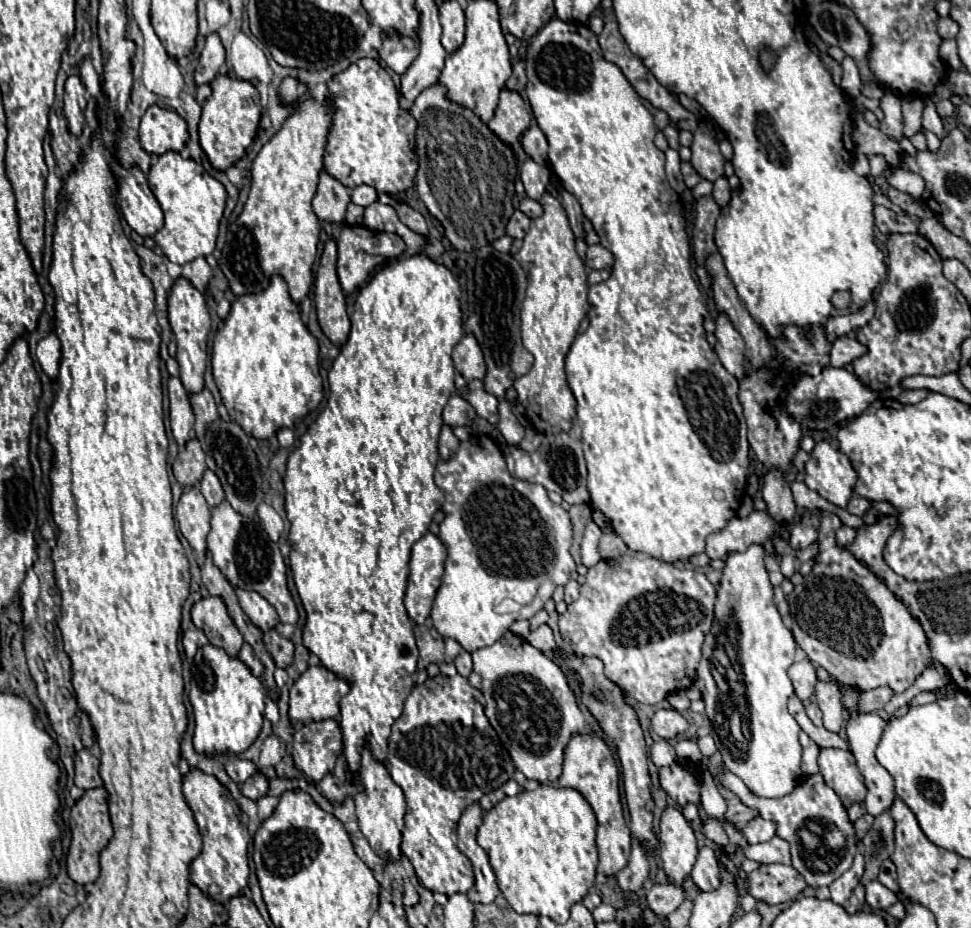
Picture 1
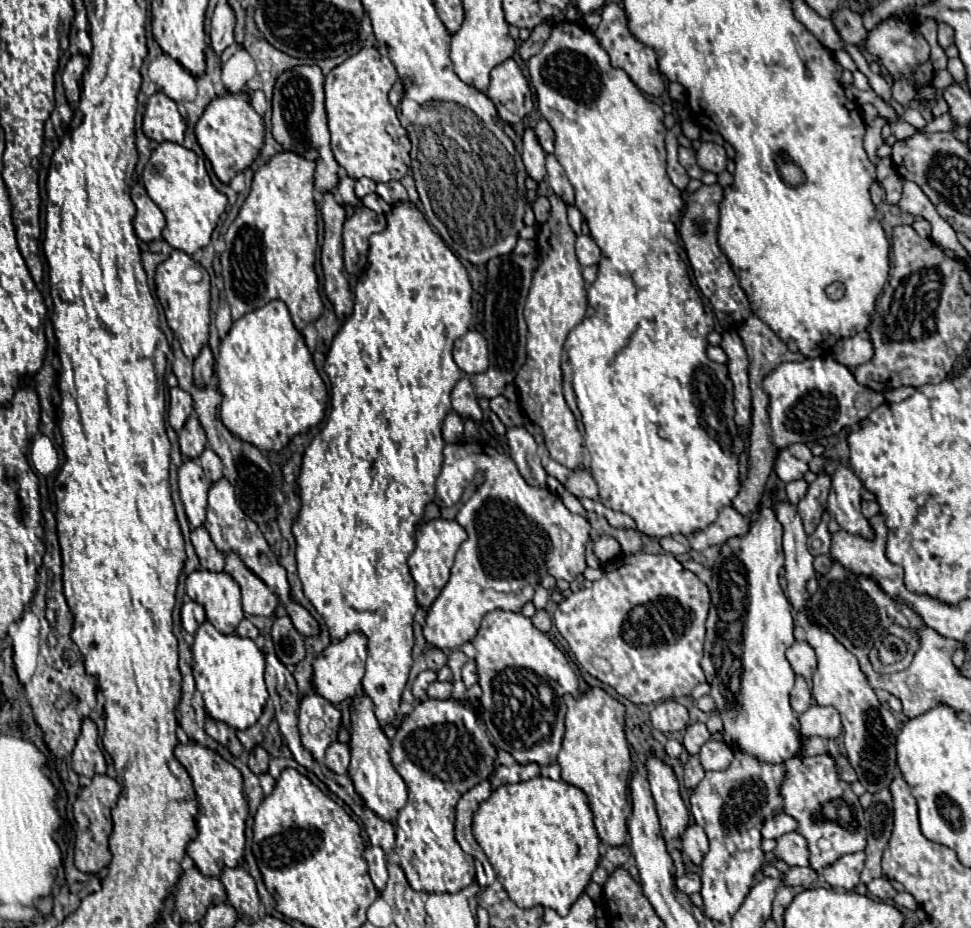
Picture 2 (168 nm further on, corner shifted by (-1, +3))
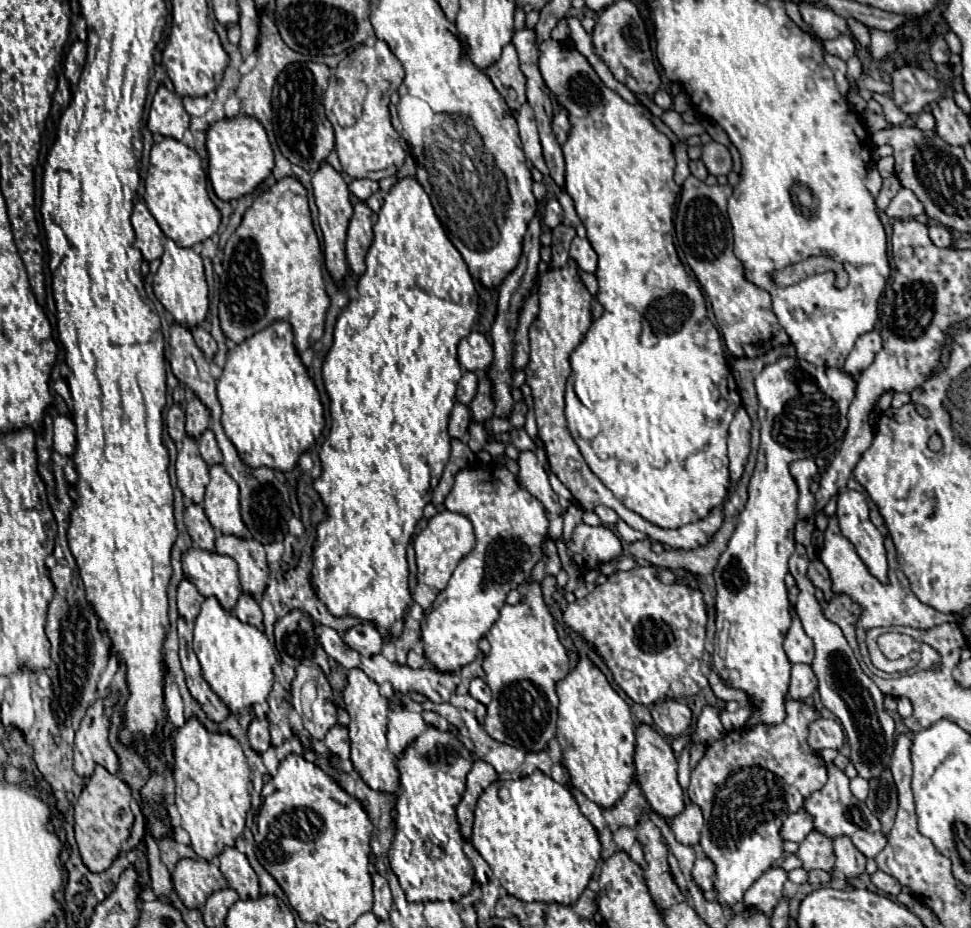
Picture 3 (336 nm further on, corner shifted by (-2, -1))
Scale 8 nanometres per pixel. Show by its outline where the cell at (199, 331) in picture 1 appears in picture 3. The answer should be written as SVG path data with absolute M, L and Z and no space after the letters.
M165 239L163 247L165 251L161 255L161 265L153 277L155 297L163 303L163 307L173 315L175 321L191 329L195 327L195 321L205 321L207 307L209 307L203 261L191 247L181 247L173 239Z

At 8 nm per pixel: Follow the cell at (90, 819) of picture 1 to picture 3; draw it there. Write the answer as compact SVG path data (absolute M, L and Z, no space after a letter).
M97 765L95 773L89 777L89 783L83 787L77 803L75 803L75 839L83 857L83 863L93 871L101 873L111 867L111 863L123 851L123 845L129 839L133 827L133 811L131 811L131 789L129 785L111 775L105 767Z

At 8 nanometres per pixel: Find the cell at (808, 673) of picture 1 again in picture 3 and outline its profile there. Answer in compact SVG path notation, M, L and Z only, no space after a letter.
M791 609L791 619L793 619L793 623L785 635L785 653L791 663L809 665L813 661L813 641L811 641L811 637L807 637L795 609Z

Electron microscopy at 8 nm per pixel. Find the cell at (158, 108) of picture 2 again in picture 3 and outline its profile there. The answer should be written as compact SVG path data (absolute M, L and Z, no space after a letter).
M161 85L153 97L147 127L153 135L175 137L179 141L183 139L183 133L189 127L189 115L183 109L181 97L169 91L165 85Z

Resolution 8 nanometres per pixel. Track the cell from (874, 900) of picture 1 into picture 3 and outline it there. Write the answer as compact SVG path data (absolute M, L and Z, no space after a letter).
M875 871L875 873L871 875L871 881L875 883L875 887L877 887L879 891L887 893L889 897L897 897L897 895L899 895L899 891L901 891L899 881L897 881L895 877L891 877L891 875L887 875L887 873L883 873L883 871Z

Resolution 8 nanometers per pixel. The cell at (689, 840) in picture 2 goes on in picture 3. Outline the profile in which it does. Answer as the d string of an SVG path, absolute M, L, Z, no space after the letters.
M687 801L685 809L671 819L671 829L677 841L681 841L683 845L697 845L701 827L703 827L701 809L691 801Z

